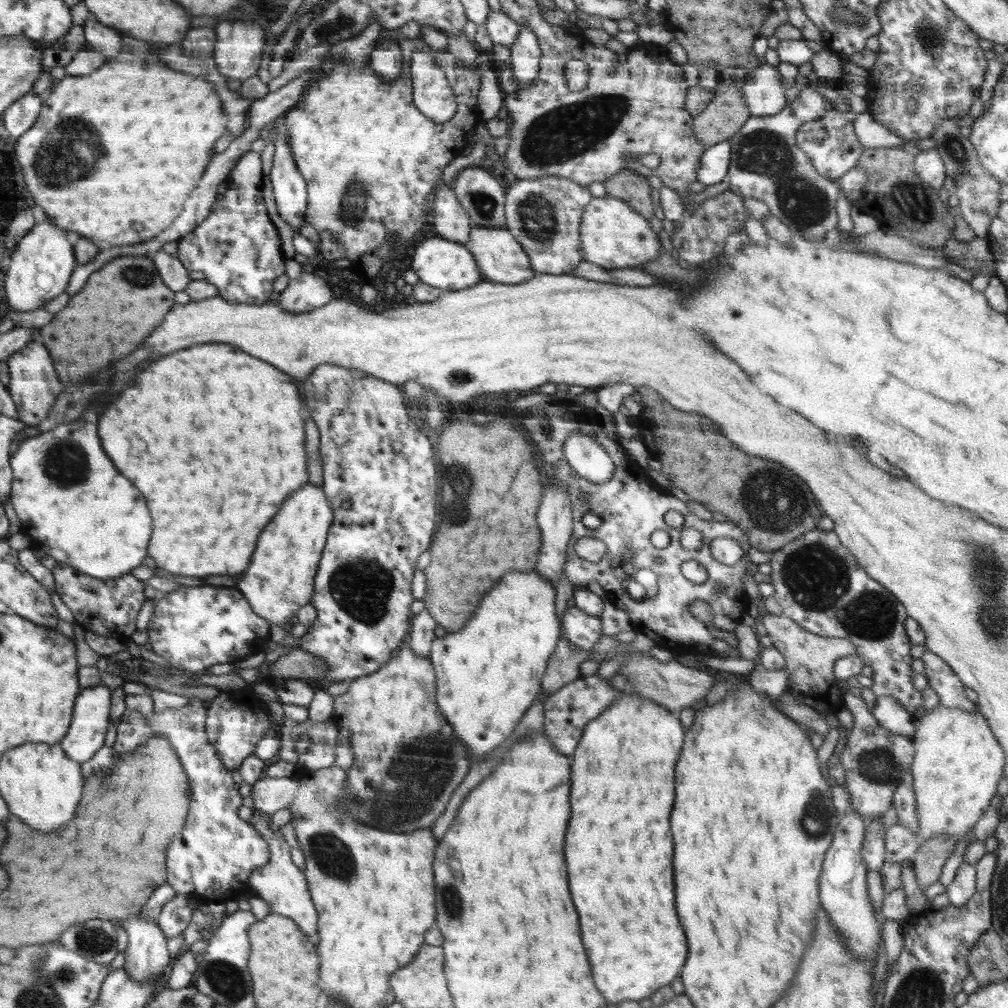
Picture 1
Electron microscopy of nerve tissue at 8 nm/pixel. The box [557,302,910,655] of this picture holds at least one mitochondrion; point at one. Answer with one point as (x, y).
(817, 577)

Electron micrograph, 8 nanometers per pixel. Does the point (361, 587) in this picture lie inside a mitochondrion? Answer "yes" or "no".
yes

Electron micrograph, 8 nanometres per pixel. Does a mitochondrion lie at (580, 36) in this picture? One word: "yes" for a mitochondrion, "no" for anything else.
no

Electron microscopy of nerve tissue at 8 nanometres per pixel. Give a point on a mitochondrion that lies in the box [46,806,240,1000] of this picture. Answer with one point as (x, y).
(92, 940)

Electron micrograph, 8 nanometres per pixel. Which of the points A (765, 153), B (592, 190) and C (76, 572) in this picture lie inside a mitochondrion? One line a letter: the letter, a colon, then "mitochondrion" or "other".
A: mitochondrion
B: other
C: other

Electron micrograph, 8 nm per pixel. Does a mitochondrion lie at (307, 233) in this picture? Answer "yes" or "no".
no

